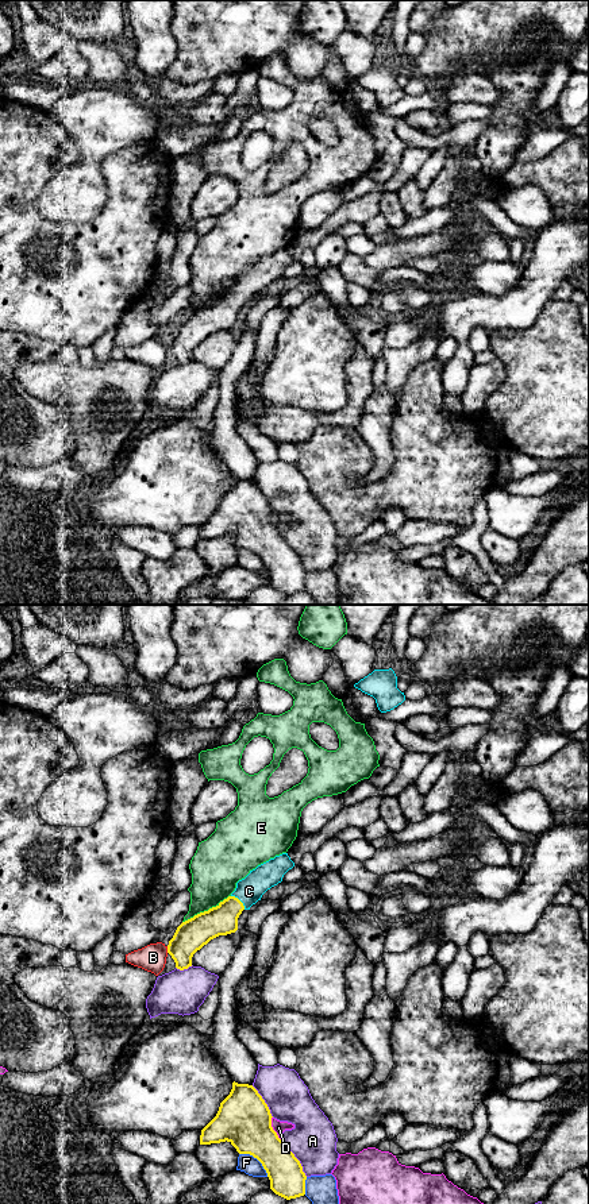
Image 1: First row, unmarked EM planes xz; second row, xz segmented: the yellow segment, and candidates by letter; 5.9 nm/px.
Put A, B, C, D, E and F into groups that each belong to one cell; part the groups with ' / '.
A / B / C / D / E / F

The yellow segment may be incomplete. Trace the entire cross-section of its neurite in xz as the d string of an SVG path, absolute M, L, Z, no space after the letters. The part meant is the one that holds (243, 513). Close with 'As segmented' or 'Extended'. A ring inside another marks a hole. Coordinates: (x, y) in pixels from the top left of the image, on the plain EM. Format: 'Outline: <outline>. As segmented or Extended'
Outline: M234 476L216 512L201 525L200 540L227 536L239 549L250 549L262 559L276 590L286 595L304 591L307 571L300 556L273 525L272 513L253 481Z. As segmented

